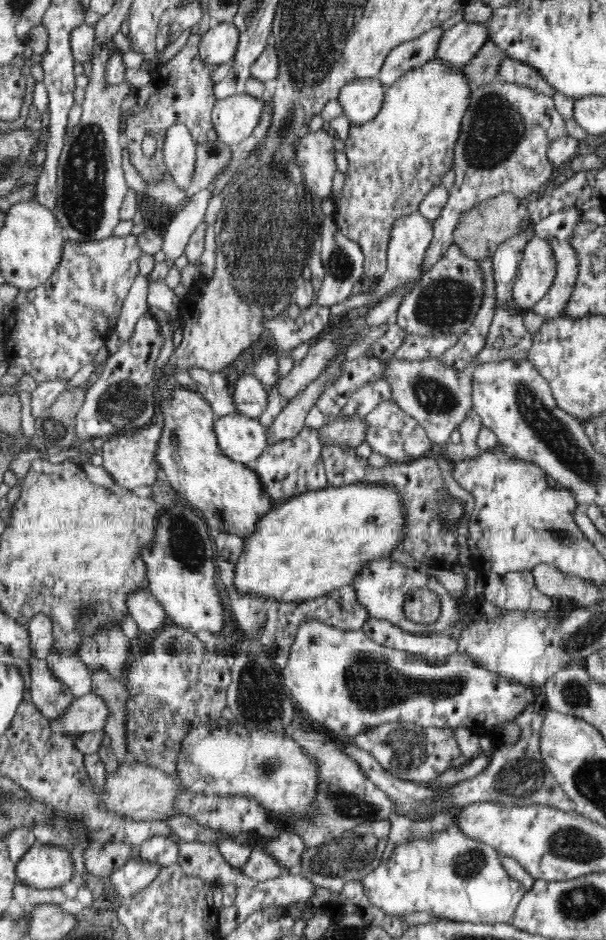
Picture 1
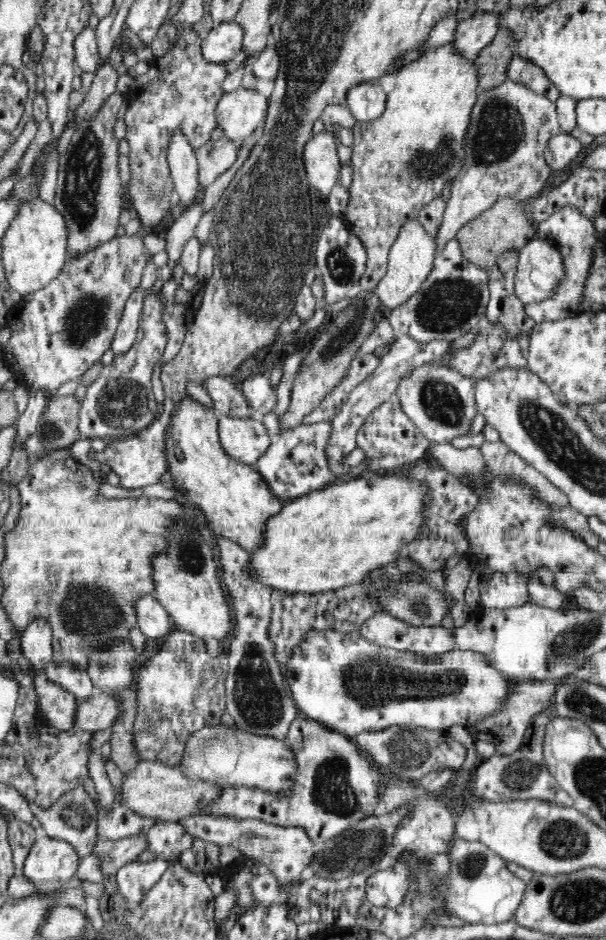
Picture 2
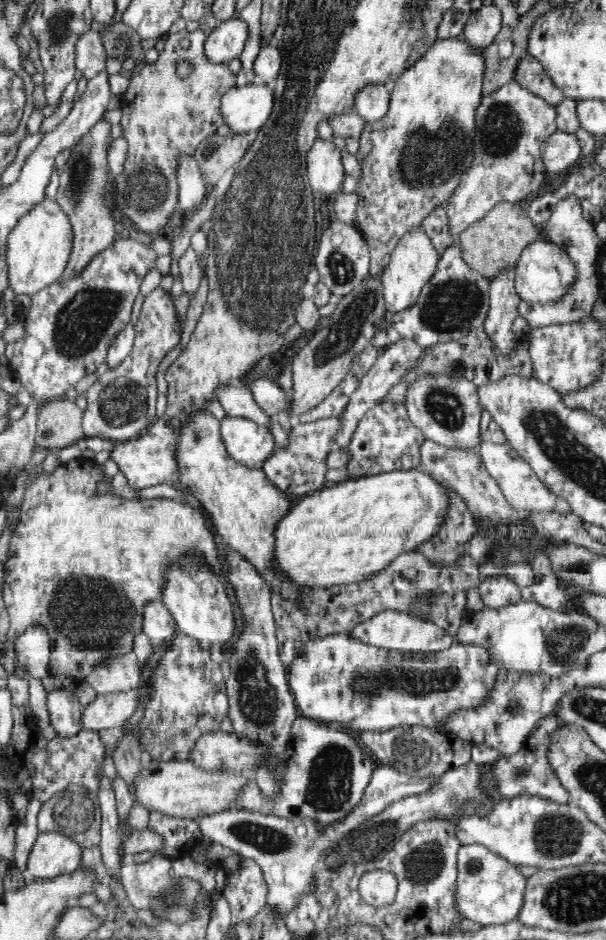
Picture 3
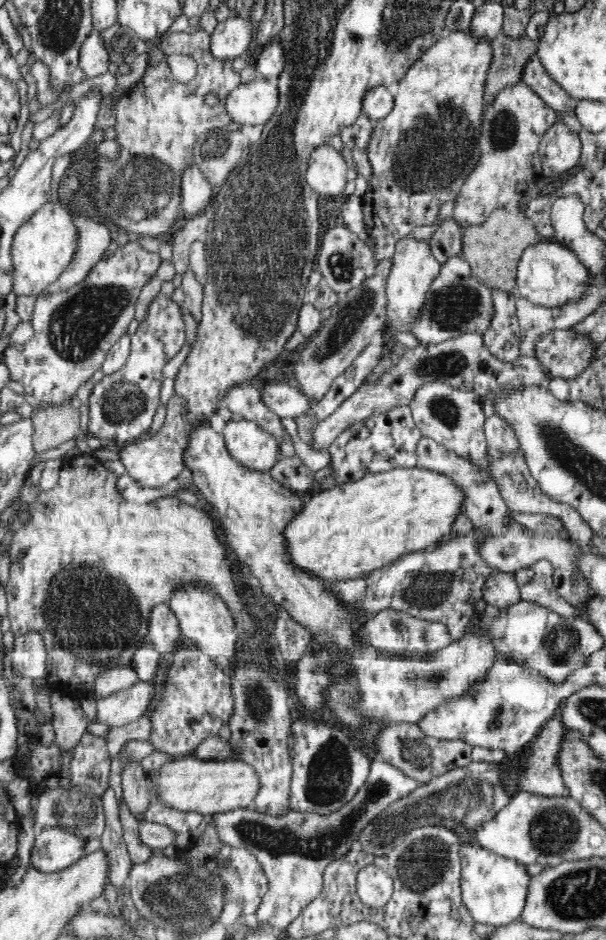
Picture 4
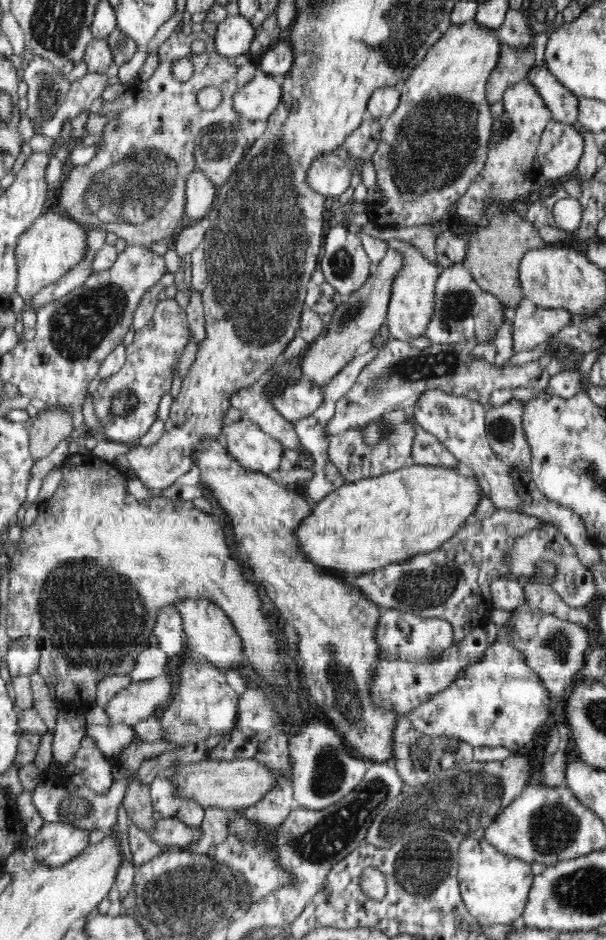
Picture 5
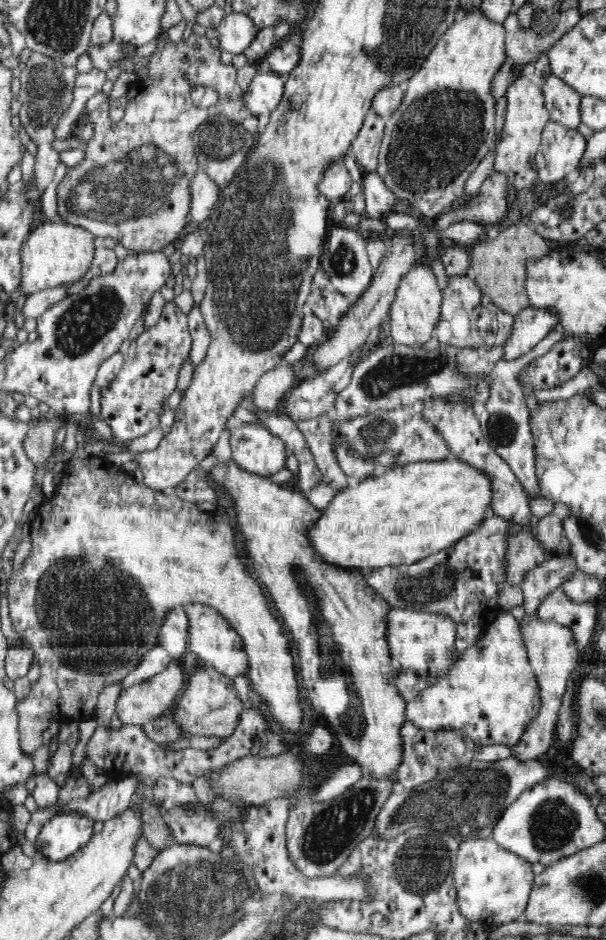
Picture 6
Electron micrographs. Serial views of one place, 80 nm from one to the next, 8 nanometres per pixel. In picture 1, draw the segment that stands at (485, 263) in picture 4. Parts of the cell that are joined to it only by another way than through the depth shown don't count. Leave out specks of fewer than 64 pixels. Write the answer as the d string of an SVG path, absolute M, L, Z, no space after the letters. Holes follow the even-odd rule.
M502 192L494 198L486 198L484 202L476 202L470 210L463 211L459 215L458 224L454 226L453 242L456 243L462 251L462 254L480 261L482 258L494 256L496 248L516 236L520 232L522 224L522 215L520 215L520 201L510 192Z

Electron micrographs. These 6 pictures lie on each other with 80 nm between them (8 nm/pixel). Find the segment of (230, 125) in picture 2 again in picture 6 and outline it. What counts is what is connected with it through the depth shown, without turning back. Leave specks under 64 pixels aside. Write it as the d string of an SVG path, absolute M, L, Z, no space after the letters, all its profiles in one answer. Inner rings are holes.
M264 66L258 68L256 76L244 92L244 108L249 114L260 116L260 114L271 114L271 112L283 101L285 77L266 69Z

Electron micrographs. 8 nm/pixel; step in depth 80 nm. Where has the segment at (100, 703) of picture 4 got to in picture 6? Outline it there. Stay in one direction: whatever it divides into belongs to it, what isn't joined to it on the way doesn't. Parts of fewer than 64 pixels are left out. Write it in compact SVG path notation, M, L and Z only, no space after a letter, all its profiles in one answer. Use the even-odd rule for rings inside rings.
M172 658L170 664L160 674L122 690L115 700L114 712L124 725L143 725L162 717L170 710L183 686L184 670L178 659L180 660L180 658Z

